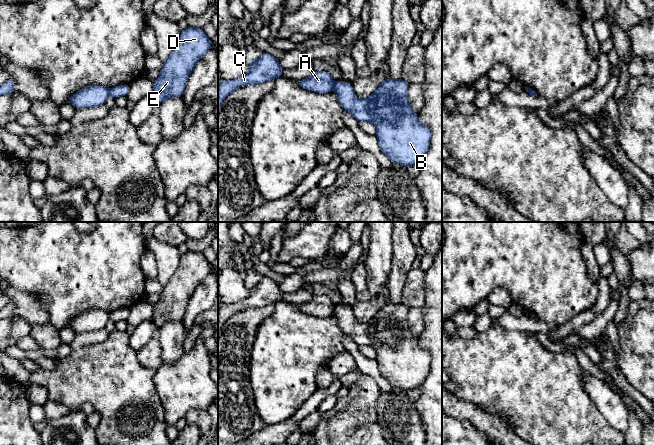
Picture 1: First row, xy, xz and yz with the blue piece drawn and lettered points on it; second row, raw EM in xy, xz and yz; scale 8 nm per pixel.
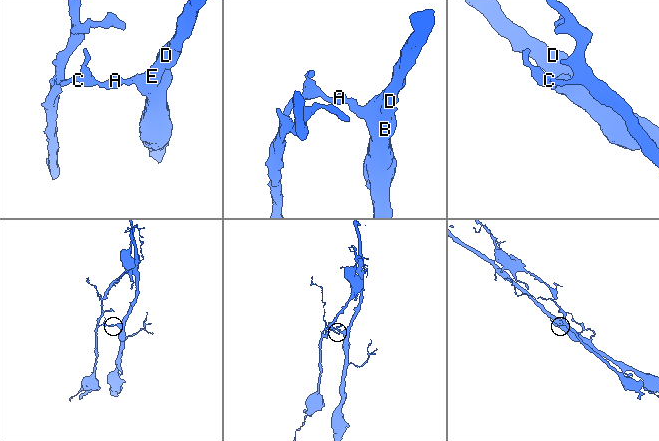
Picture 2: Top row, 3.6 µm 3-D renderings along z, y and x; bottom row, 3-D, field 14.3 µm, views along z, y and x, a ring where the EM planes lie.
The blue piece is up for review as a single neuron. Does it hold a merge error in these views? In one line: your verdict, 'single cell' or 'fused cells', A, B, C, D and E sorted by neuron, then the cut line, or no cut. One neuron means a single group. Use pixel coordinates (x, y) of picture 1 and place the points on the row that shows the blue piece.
fused cells; groups A C / B D E; cut xz (333, 83), (334, 88)

